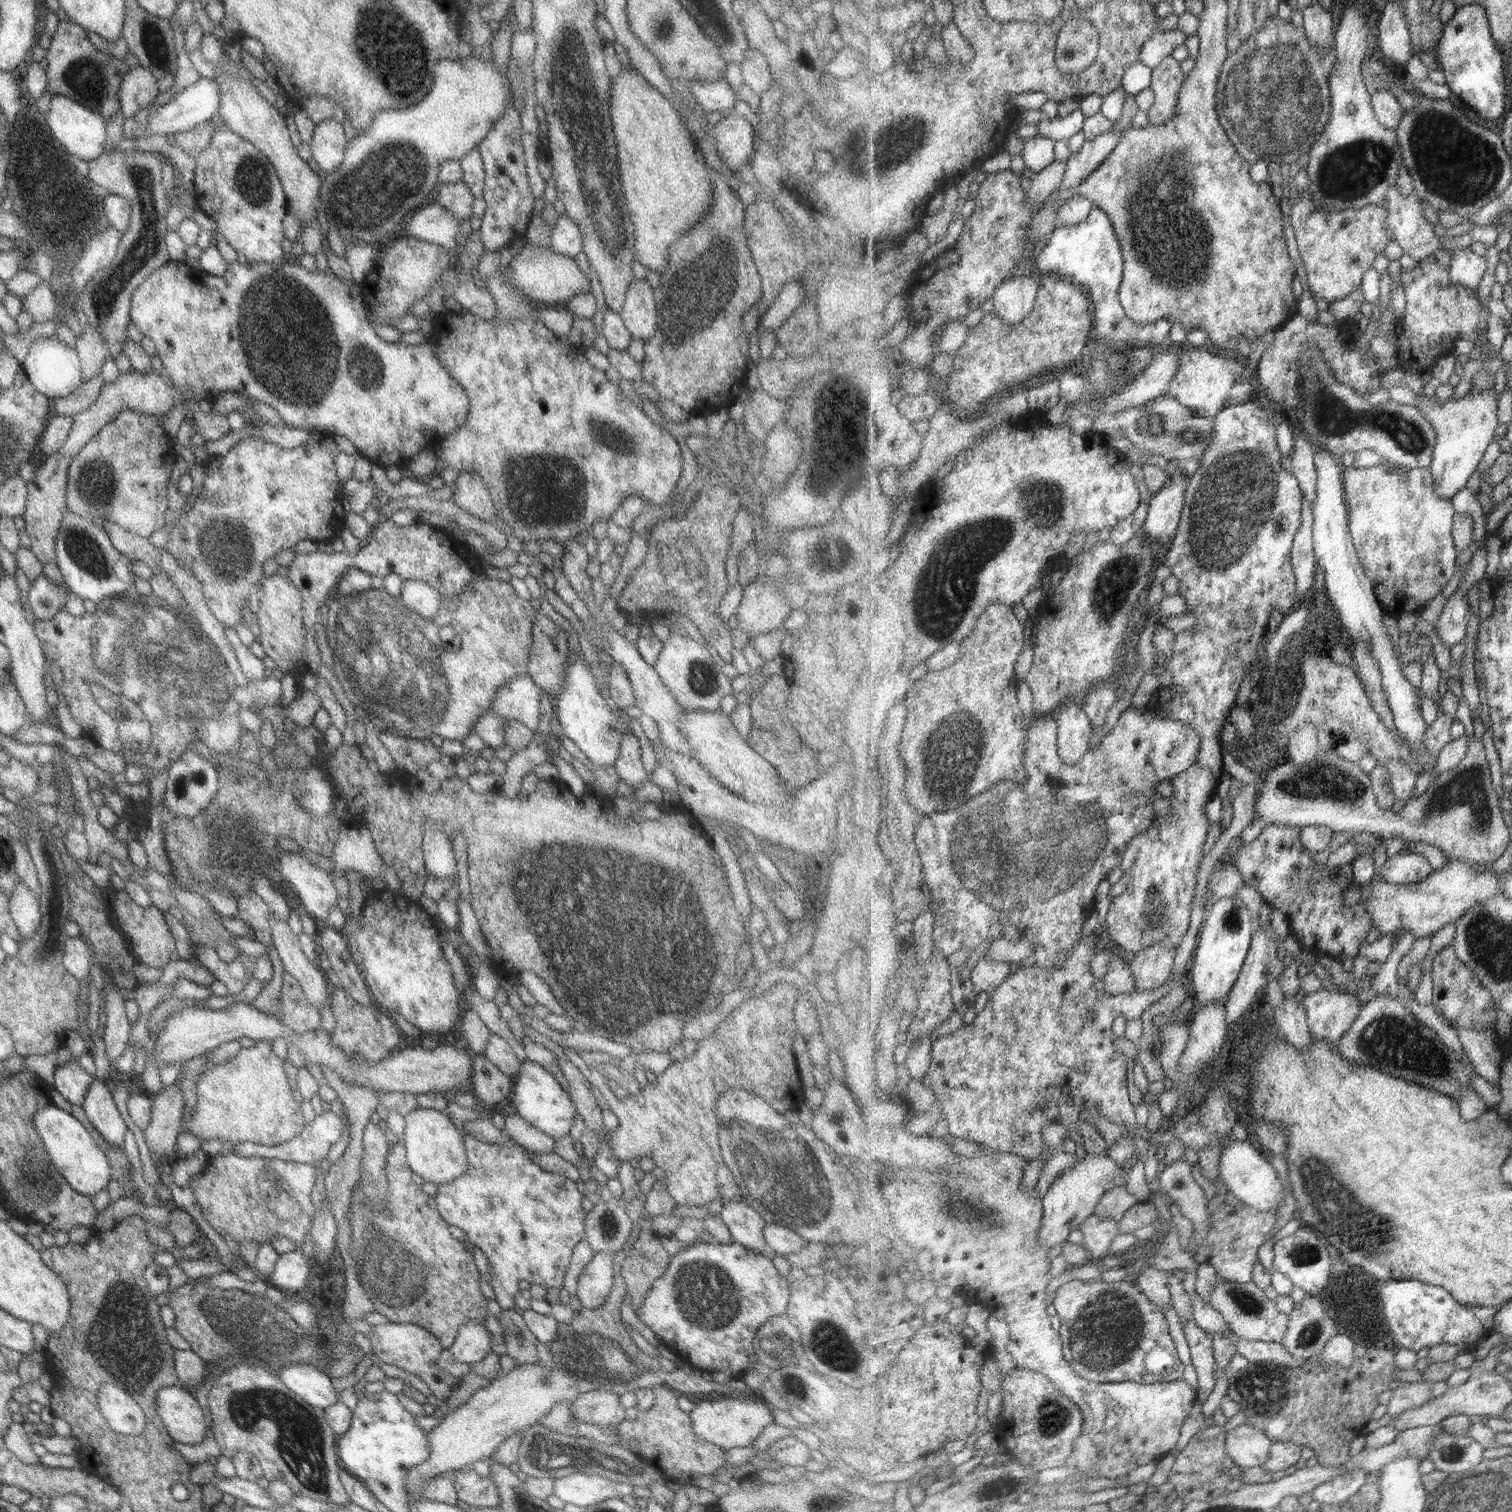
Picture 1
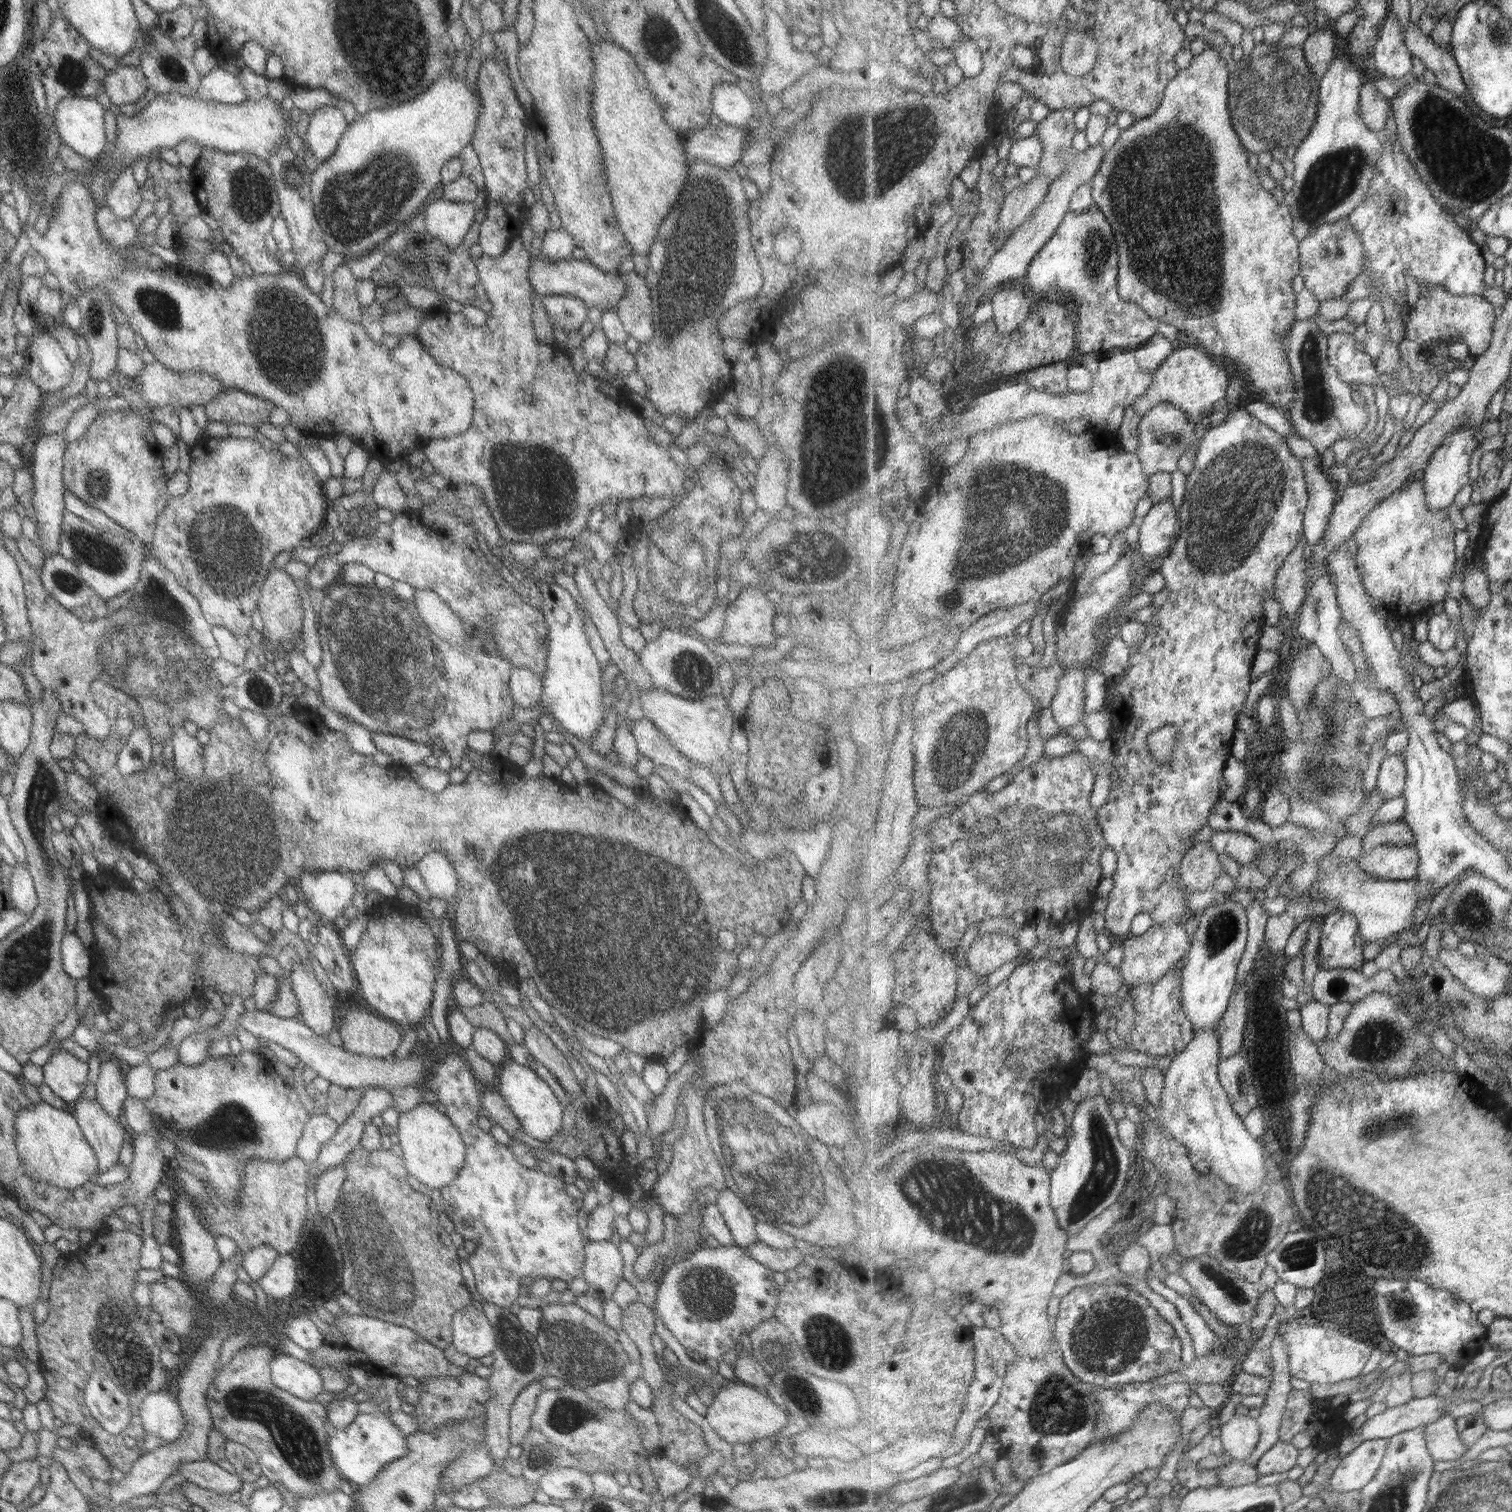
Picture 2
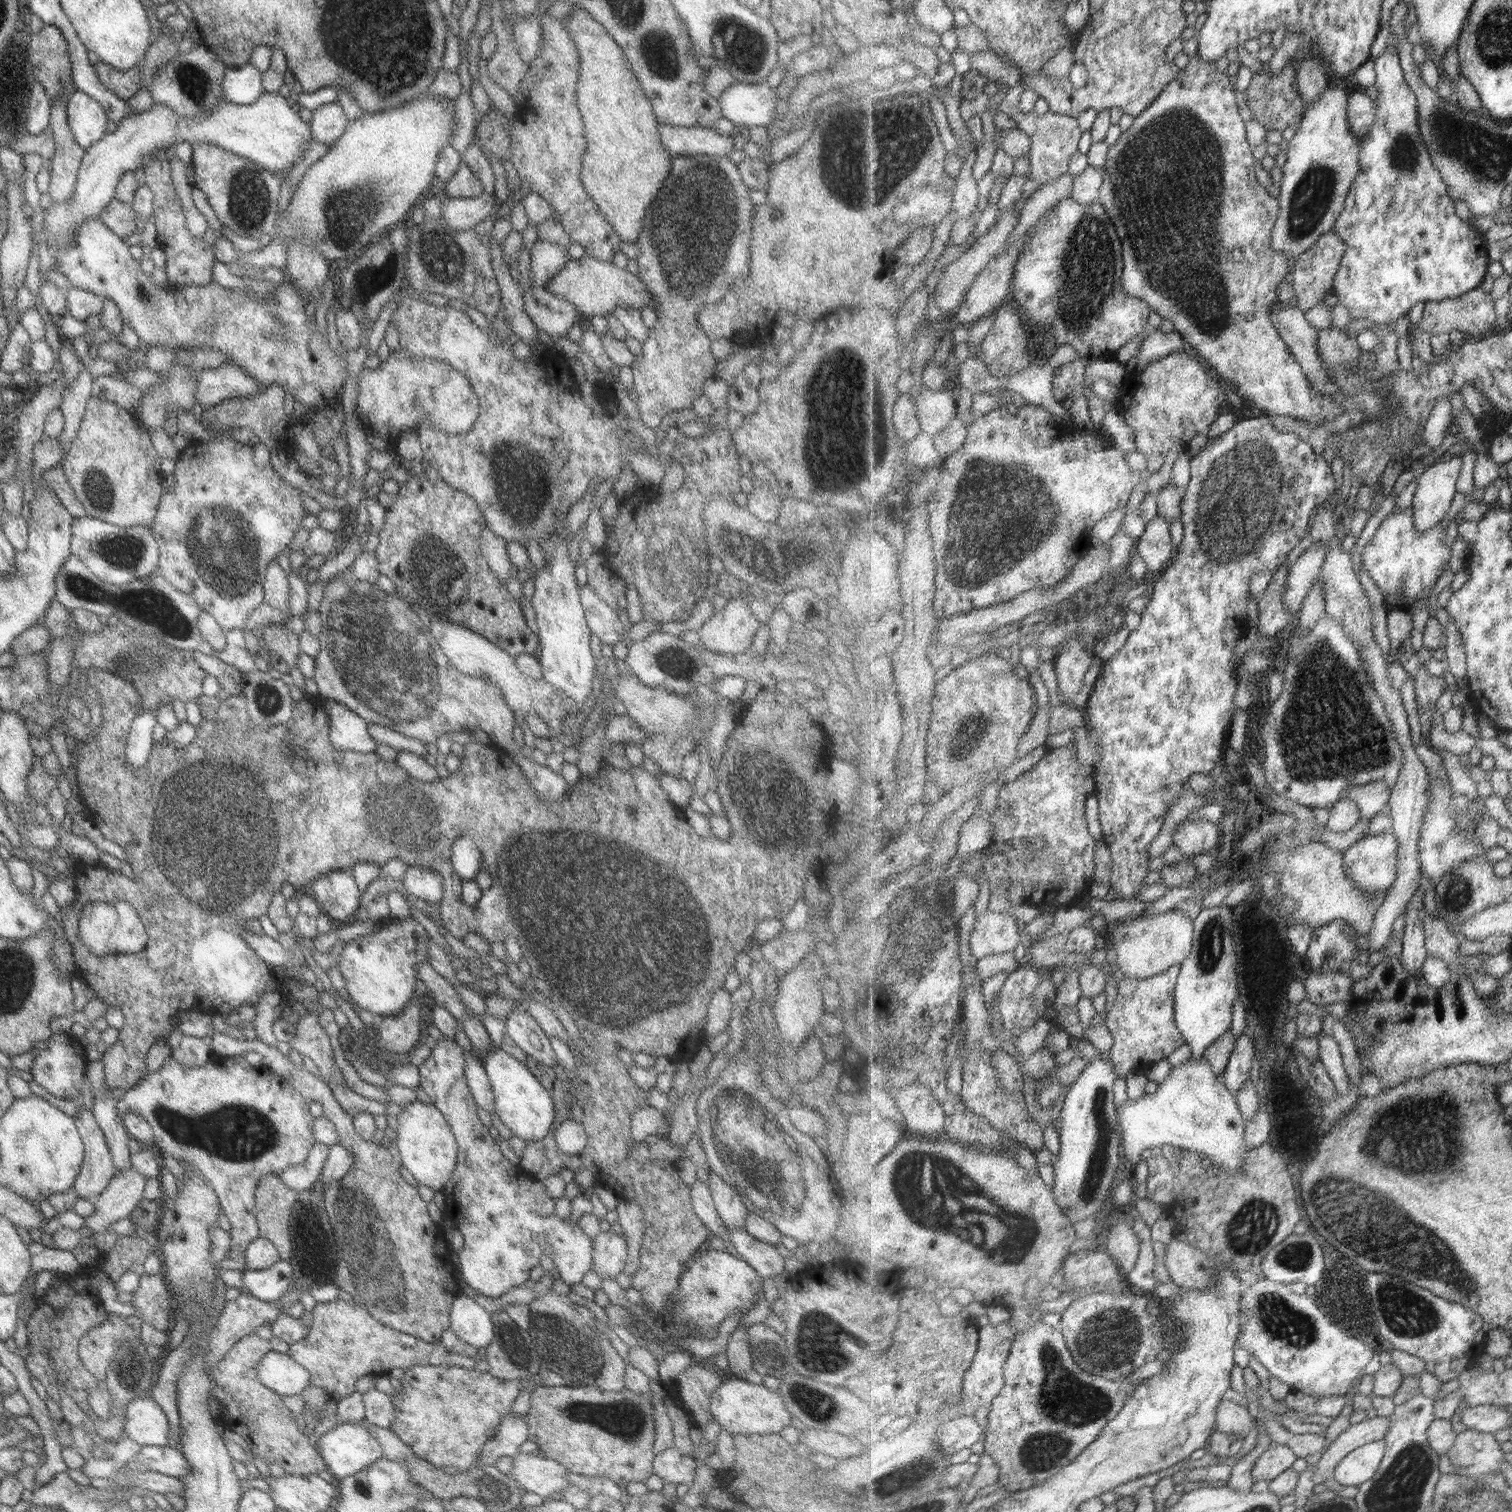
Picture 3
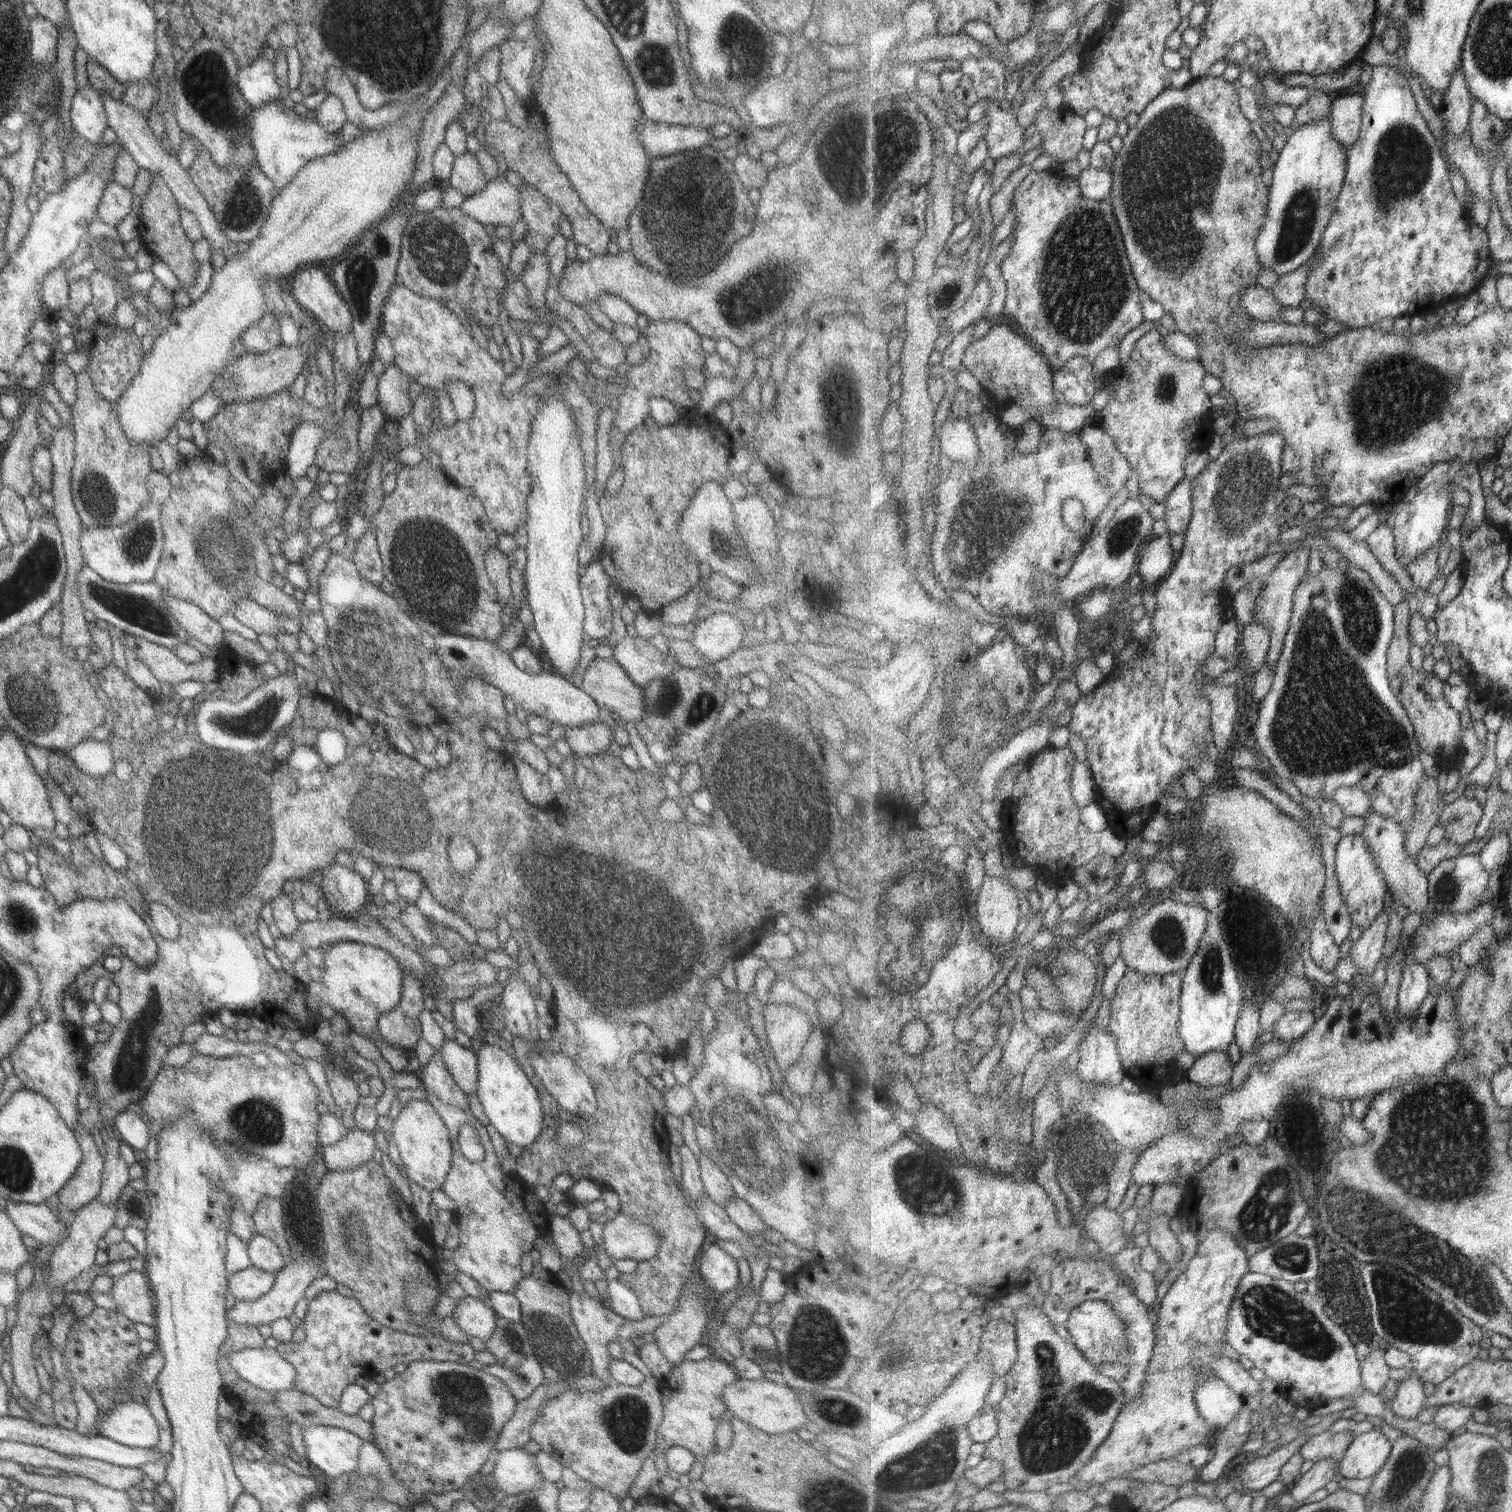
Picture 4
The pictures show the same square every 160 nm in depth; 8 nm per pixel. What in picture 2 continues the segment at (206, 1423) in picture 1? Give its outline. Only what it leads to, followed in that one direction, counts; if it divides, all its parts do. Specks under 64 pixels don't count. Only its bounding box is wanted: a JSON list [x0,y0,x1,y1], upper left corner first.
[138,1390,183,1443]

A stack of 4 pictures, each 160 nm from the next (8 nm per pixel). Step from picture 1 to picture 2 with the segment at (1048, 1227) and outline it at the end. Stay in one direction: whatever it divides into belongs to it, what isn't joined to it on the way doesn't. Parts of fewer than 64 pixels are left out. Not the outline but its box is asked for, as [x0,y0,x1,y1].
[1050,1091,1129,1237]

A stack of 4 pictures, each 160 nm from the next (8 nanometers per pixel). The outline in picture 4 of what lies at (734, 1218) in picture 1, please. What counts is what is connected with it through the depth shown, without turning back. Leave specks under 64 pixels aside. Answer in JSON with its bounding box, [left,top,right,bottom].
[698,1153,734,1208]

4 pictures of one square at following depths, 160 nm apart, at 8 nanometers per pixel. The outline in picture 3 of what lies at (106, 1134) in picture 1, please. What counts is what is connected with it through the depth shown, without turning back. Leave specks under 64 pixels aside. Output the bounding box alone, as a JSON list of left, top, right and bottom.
[71,1108,117,1199]

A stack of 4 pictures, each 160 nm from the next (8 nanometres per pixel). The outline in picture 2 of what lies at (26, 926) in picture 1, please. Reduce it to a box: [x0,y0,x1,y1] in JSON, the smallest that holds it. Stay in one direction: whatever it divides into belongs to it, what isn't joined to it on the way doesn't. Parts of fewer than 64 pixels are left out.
[8,863,36,915]

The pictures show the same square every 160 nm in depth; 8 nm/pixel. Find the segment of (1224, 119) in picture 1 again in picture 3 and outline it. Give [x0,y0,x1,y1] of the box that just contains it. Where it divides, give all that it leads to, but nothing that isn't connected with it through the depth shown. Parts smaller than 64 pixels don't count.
[1246,55,1307,130]

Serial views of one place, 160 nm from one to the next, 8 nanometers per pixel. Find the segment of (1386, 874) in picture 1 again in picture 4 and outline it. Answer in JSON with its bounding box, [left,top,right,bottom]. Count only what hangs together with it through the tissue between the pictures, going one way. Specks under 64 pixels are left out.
[1336,835,1389,930]

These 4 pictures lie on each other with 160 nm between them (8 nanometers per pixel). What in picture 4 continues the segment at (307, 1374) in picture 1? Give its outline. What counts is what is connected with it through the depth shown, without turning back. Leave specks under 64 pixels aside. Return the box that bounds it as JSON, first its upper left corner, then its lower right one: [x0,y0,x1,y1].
[225,1348,295,1393]

